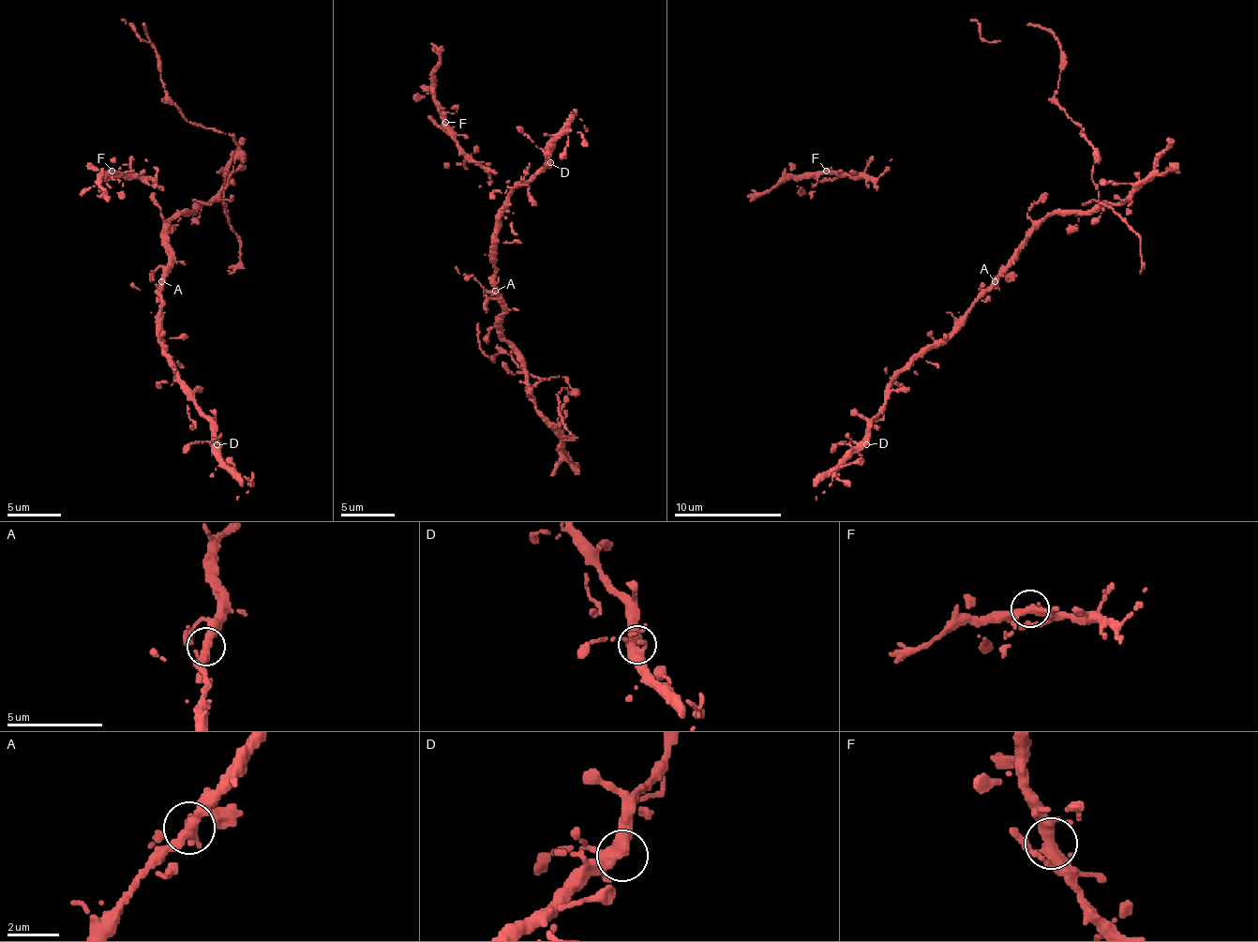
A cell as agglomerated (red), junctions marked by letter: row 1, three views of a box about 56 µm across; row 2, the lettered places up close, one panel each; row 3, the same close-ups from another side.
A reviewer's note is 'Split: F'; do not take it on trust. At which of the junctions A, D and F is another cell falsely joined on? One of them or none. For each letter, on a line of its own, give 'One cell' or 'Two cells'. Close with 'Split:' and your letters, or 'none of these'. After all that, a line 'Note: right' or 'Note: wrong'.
A: One cell
D: One cell
F: One cell
Split: none of these
Note: wrong

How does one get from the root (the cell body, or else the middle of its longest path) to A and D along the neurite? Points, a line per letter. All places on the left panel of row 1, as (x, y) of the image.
A: (184, 211), (168, 224), (171, 273), (162, 280)
D: (184, 211), (168, 224), (171, 273), (159, 291), (159, 342), (181, 388), (211, 423), (211, 437), (217, 444)

